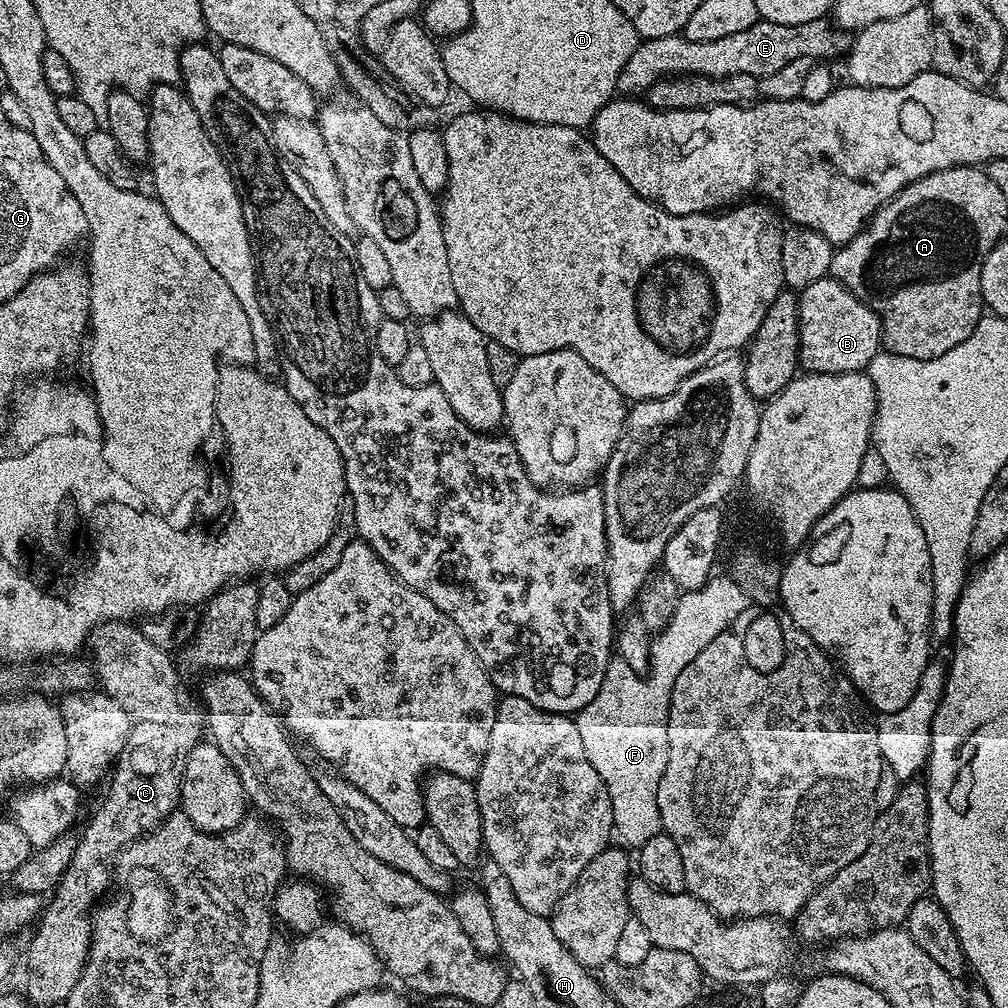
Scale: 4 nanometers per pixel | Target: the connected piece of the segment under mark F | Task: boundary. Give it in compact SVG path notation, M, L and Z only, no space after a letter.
M720 574L713 575L698 590L693 592L685 592L681 595L678 602L678 610L674 610L674 618L670 618L670 622L666 625L654 640L654 676L656 672L656 680L648 676L639 676L634 674L634 670L630 670L630 666L626 666L626 662L622 662L618 658L608 661L606 666L606 674L602 678L602 684L598 690L598 694L589 702L586 707L581 708L575 713L574 719L578 726L578 734L582 737L582 746L586 750L586 758L590 758L590 766L594 766L594 770L598 770L598 774L602 778L602 782L606 786L606 790L610 794L610 802L612 803L612 822L614 832L617 837L621 836L625 840L625 845L633 844L633 849L639 848L646 842L650 842L650 838L654 838L662 831L660 826L660 815L658 814L658 782L662 782L662 774L666 774L666 762L670 754L670 742L668 741L668 707L670 706L670 698L672 697L672 687L678 678L678 674L682 674L682 670L686 670L686 666L690 666L690 662L694 662L694 658L698 658L698 654L702 654L702 650L706 650L706 646L710 646L710 642L714 638L718 638L718 634L722 634L722 630L726 630L734 622L734 618L738 618L738 614L742 614L750 606L748 595L742 590L742 586L738 586L736 580L731 575Z

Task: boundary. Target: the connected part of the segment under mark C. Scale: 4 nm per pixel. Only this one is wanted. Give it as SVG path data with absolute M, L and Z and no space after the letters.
M154 722L133 723L128 741L111 769L108 793L97 806L84 833L79 833L74 858L70 858L62 882L58 882L55 892L51 893L49 900L52 901L49 904L47 901L35 925L36 933L28 944L26 996L33 1005L63 1005L70 990L74 990L92 945L90 913L105 899L108 884L110 888L110 861L177 811L189 747L190 739L179 727Z

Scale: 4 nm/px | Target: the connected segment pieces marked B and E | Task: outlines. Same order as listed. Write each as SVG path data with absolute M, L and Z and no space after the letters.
M825 278L811 282L798 292L800 305L800 363L805 373L837 376L843 372L864 372L882 350L880 315L866 306L839 280Z
M828 18L801 19L794 25L778 25L759 19L754 26L750 26L750 30L738 30L738 34L726 34L726 38L714 38L714 42L690 42L682 34L653 40L641 39L626 66L622 66L616 87L624 94L644 94L661 78L673 76L723 78L750 74L759 78L782 70L782 66L794 62L794 58L832 62L835 56L843 57L847 53L852 41L853 37L845 29L834 26Z

